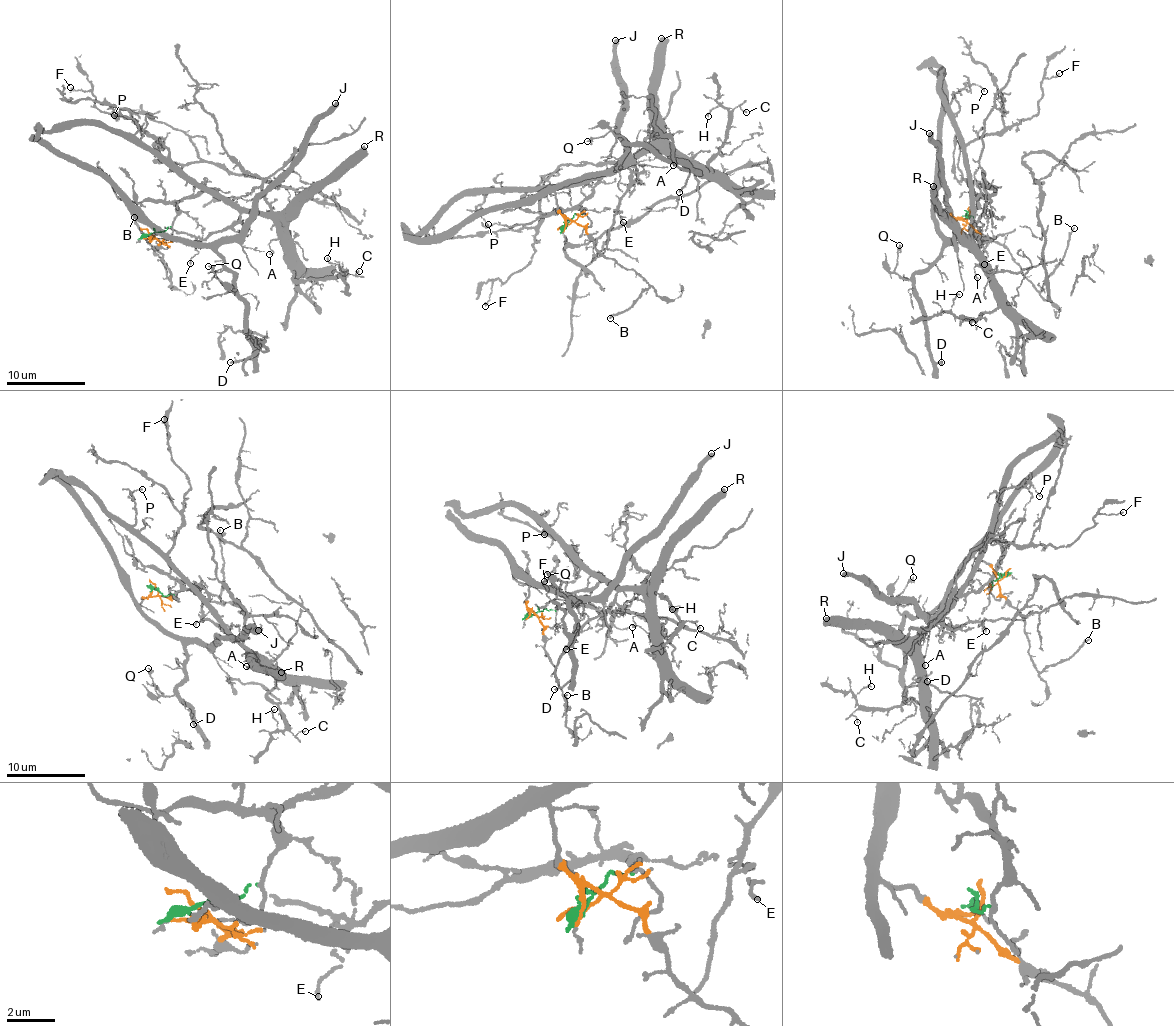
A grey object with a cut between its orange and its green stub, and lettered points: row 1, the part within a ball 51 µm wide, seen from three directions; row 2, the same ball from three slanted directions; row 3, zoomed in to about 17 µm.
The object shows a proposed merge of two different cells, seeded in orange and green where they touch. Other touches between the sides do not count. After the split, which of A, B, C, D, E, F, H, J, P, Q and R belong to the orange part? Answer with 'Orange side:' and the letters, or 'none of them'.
Orange side: B, D, J, Q

